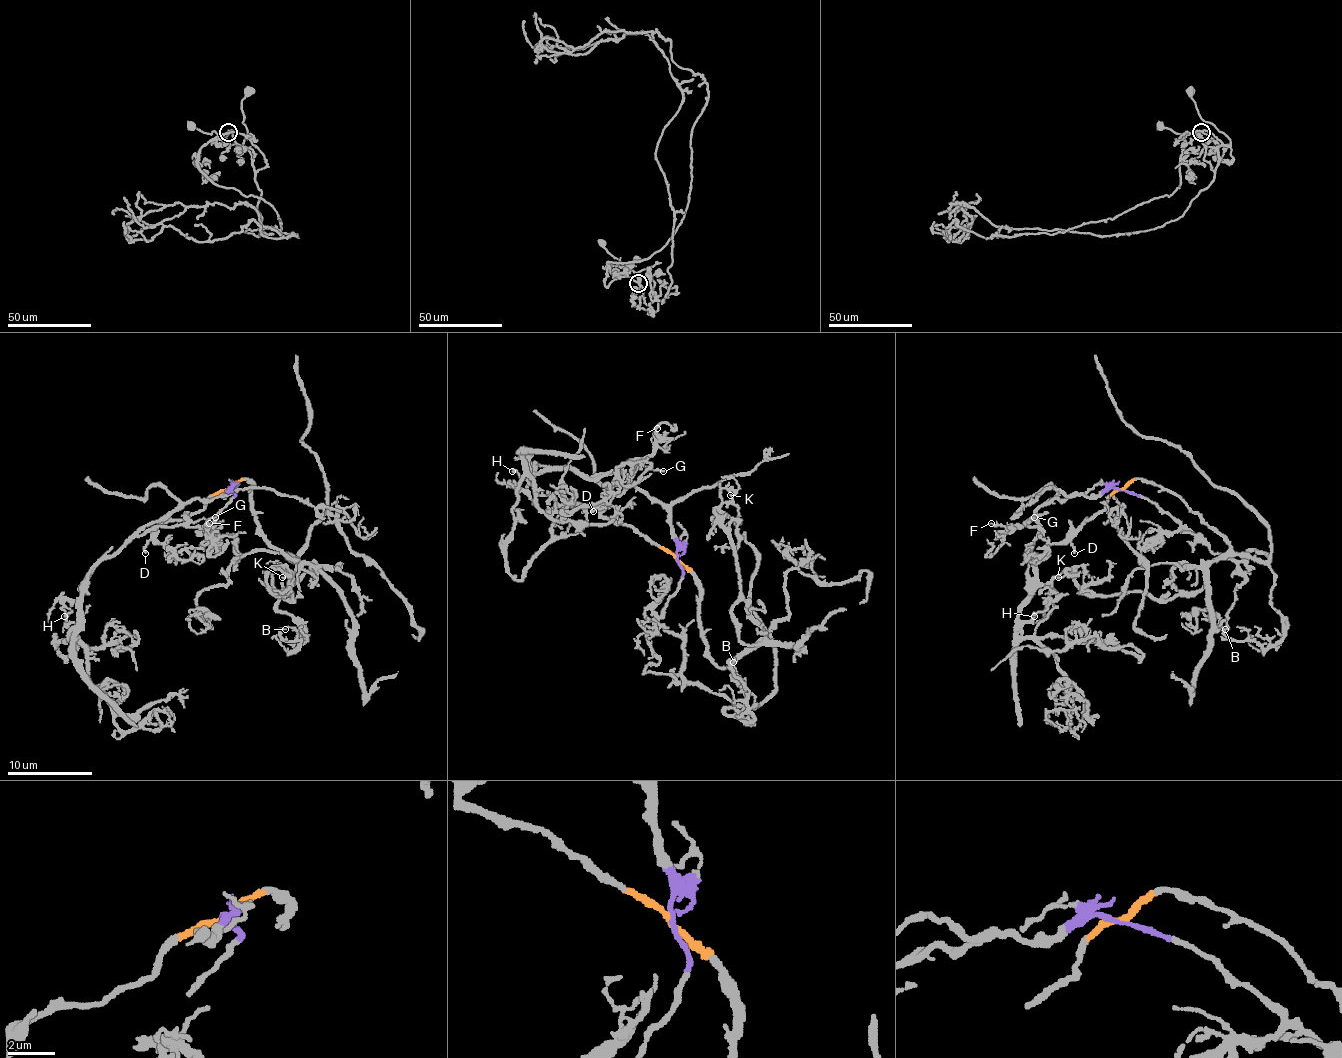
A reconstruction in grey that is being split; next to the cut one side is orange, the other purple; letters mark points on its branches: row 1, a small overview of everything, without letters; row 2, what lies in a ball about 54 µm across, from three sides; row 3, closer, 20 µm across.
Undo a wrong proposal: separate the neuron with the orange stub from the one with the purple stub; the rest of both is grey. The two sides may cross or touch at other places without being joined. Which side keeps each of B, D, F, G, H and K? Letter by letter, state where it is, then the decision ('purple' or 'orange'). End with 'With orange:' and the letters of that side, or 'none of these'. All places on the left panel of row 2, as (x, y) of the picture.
B: (285, 629) | orange
D: (145, 553) | orange
F: (209, 523) | purple
G: (215, 517) | purple
H: (64, 616) | purple
K: (282, 577) | orange
With orange: B, D, K

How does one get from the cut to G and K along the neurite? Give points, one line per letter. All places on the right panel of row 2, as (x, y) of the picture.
G: (1122, 490), (1105, 488), (1088, 496), (1054, 498), (1037, 511), (1035, 526), (1026, 524), (1035, 517)
K: (1122, 490), (1134, 479), (1174, 492), (1229, 543), (1208, 581), (1157, 598), (1096, 596), (1081, 568), (1058, 577)

